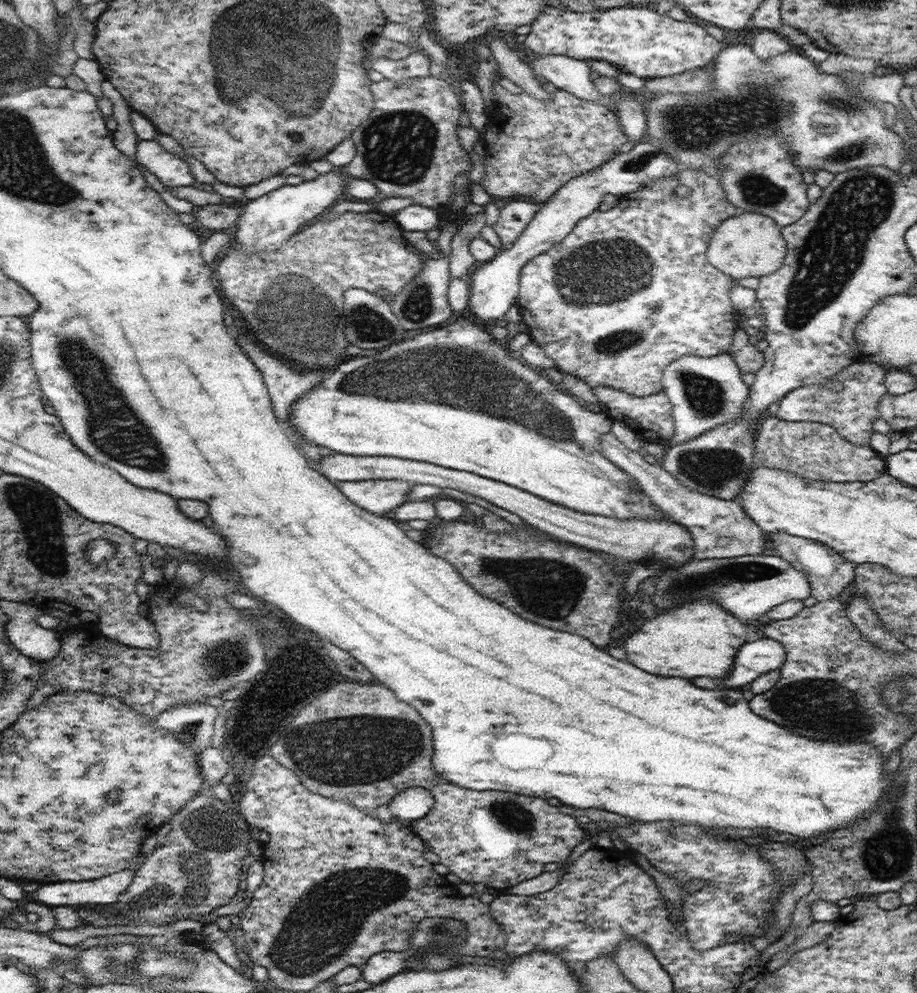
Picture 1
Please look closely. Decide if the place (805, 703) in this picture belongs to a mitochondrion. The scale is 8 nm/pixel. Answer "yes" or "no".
yes

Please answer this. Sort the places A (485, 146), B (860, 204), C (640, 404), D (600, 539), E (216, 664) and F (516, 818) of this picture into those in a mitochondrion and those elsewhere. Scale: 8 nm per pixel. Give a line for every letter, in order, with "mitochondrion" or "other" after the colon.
A: other
B: mitochondrion
C: other
D: other
E: mitochondrion
F: mitochondrion

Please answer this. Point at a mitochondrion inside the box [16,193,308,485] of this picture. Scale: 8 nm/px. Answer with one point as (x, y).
(114, 428)

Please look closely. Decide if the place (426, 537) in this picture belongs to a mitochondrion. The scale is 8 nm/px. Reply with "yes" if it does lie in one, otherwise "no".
no

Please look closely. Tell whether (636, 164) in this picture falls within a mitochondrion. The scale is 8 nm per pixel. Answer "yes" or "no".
yes

